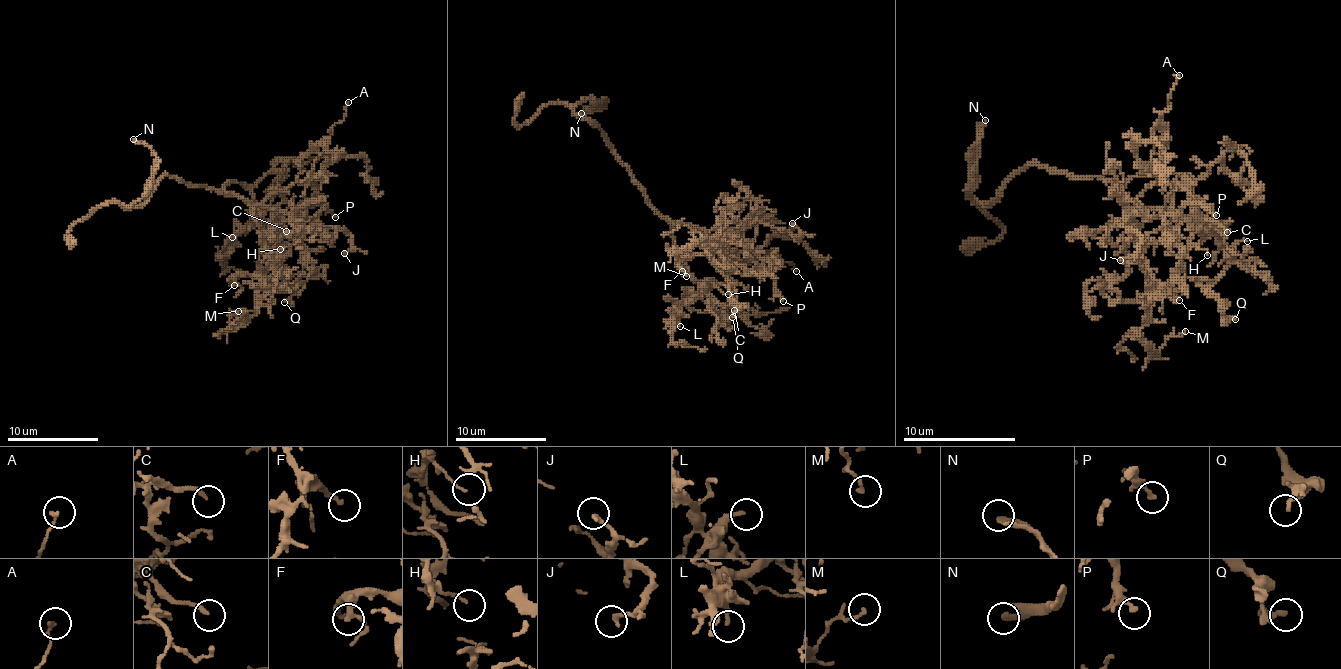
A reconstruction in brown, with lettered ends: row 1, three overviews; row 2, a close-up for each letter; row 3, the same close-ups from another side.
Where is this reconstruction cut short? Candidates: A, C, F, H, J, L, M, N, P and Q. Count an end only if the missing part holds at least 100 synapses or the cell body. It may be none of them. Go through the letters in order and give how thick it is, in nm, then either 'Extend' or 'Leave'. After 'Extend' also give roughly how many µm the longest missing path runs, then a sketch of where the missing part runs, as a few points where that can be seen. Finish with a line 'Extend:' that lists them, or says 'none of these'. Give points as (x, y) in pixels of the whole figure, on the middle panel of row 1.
A: Thickness 200 nm. Leave
C: Thickness 180 nm. Leave
F: Thickness 190 nm. Leave
H: Thickness 110 nm. Leave
J: Thickness 200 nm. Leave
L: Thickness 200 nm. Leave
M: Thickness 170 nm. Leave
N: Thickness 240 nm. Extend. Missing length about 15 µm. Course of what is missing: (581, 113), (551, 115), (524, 125), (483, 159)
P: Thickness 140 nm. Leave
Q: Thickness 160 nm. Leave
Extend: N

